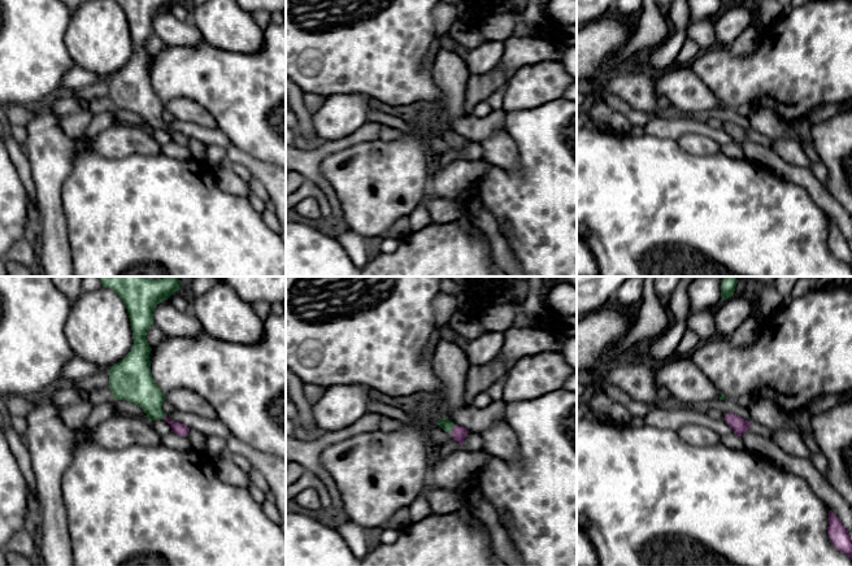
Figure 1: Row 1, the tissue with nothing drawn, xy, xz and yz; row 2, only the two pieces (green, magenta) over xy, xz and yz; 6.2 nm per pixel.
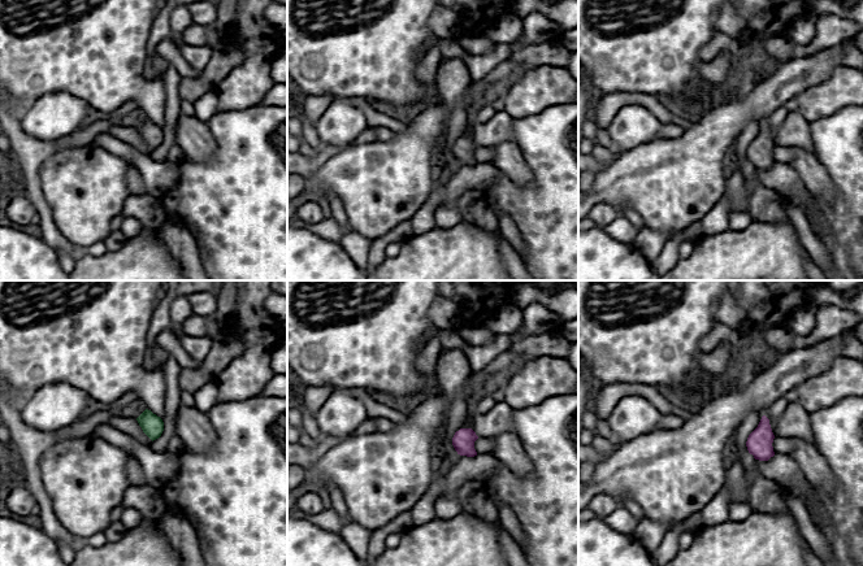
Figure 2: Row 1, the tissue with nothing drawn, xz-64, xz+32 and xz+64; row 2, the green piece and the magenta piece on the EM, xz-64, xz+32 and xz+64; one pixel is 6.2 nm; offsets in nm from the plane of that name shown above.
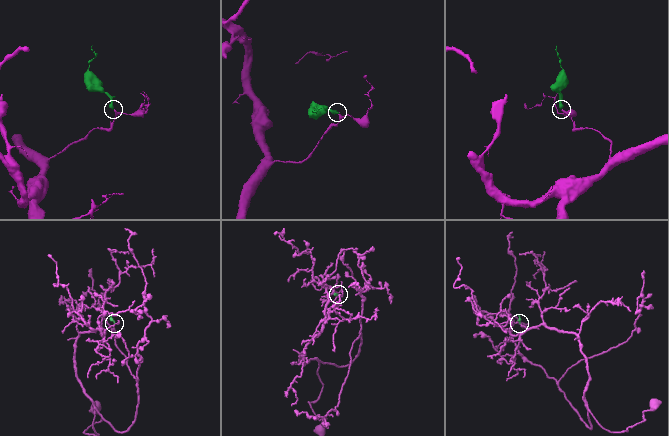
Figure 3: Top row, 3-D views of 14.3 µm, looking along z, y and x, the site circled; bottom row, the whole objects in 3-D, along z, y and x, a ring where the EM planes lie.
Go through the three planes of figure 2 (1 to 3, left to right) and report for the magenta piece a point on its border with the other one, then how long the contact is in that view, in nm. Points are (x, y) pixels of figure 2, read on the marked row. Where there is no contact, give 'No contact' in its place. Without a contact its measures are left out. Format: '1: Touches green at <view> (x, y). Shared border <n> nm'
1: No contact
2: No contact
3: No contact

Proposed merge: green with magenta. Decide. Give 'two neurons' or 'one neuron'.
one neuron

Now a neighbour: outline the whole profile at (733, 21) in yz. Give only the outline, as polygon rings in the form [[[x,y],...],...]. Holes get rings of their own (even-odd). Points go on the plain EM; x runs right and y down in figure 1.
[[[731,5],[723,9],[713,23],[718,42],[730,47],[735,39],[752,25],[751,5]]]

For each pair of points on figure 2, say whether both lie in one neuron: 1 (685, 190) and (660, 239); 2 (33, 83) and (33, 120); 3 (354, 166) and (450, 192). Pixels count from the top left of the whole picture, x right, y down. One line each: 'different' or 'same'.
1: different
2: different
3: different

